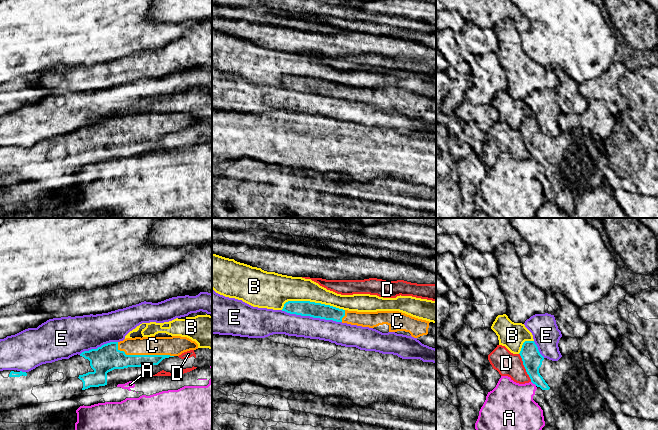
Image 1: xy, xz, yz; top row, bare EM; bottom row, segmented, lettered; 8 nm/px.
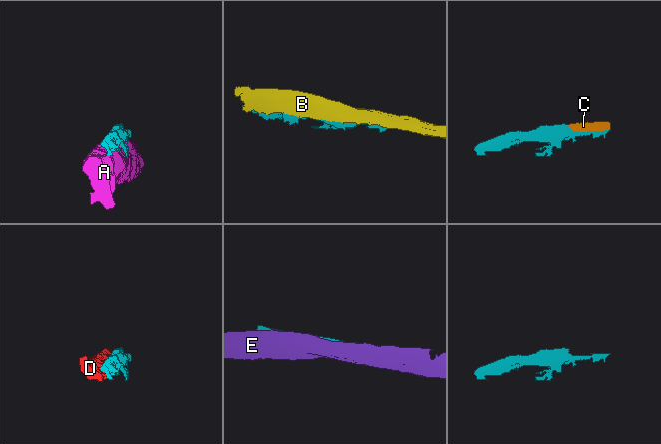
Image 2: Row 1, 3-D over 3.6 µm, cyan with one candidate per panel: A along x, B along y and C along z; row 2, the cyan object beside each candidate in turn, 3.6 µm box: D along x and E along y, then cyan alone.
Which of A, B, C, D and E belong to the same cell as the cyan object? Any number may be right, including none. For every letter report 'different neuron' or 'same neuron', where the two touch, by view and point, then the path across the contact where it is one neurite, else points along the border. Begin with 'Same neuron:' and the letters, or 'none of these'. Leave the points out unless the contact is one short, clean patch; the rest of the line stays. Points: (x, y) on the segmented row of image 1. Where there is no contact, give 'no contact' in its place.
Same neuron: C
A: different neuron | yz (534, 383)
B: different neuron | xz (312, 302)
C: same neuron | xy (143, 355)
D: different neuron | yz (524, 366)
E: different neuron | xz (311, 316)

